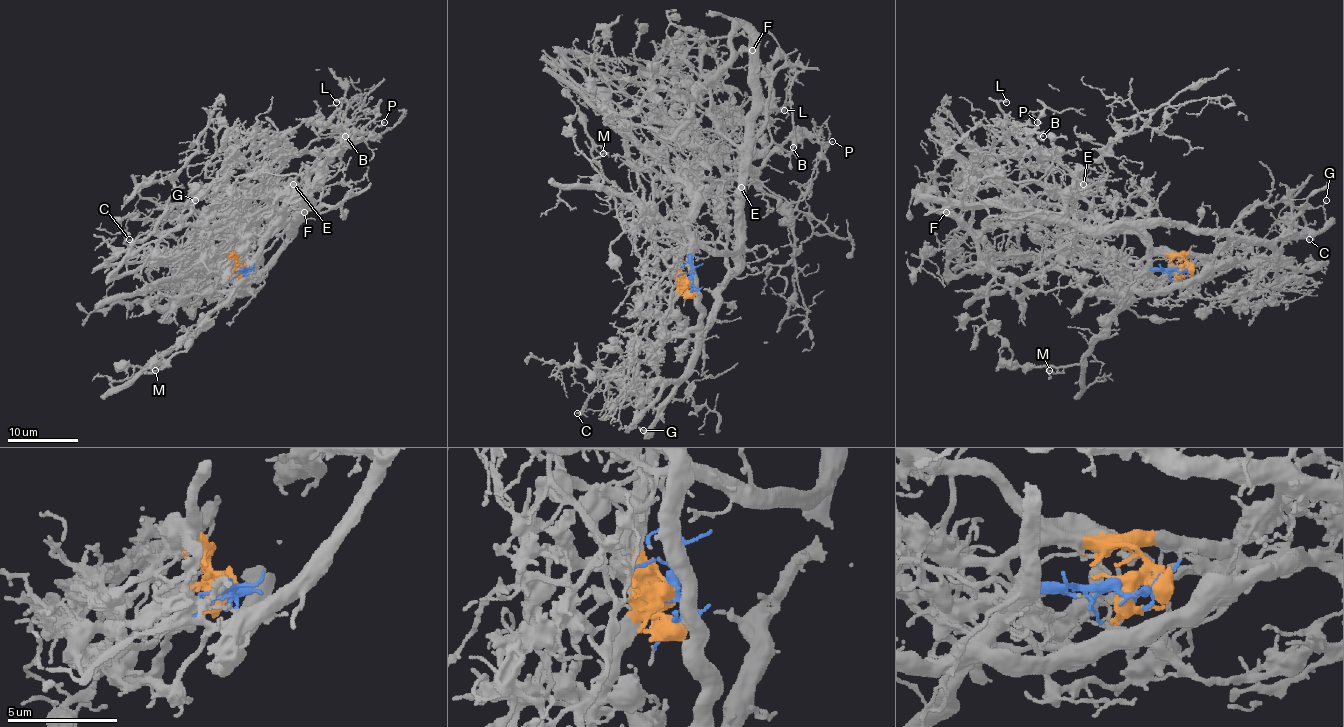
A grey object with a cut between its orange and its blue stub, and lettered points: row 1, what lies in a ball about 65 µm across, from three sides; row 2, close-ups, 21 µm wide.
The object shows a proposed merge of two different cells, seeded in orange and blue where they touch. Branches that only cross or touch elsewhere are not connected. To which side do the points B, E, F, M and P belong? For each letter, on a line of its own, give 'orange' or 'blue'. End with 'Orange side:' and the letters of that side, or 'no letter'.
B: blue
E: blue
F: blue
M: blue
P: blue
Orange side: no letter

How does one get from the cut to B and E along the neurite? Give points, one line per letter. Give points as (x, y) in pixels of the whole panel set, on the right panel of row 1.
B: (1177, 270), (1149, 270), (1142, 278), (1147, 242), (1140, 233), (1072, 220), (1072, 175), (1029, 136), (1044, 136)
E: (1177, 270), (1142, 278), (1140, 233), (1075, 224), (1066, 194), (1084, 184)

